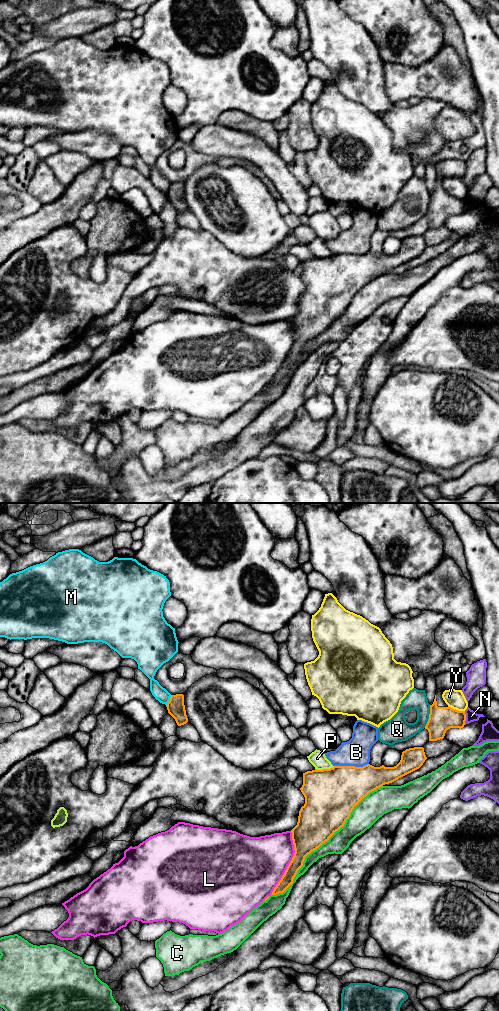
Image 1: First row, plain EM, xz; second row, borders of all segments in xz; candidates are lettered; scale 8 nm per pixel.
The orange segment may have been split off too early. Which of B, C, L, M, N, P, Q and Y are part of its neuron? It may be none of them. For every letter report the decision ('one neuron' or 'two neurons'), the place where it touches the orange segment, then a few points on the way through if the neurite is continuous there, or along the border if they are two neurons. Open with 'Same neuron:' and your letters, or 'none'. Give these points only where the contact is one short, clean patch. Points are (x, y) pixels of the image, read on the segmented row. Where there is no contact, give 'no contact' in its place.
Same neuron: none
B: two neurons | xz (351, 766)
C: two neurons | xz (324, 842)
L: two neurons | xz (290, 863)
M: two neurons | xz (169, 700) | along xz (171, 695), (166, 705)
N: two neurons | xz (465, 718)
P: two neurons | xz (324, 769) | along xz (334, 766), (328, 769), (315, 769)
Q: two neurons | xz (429, 716)
Y: two neurons | xz (455, 709)

